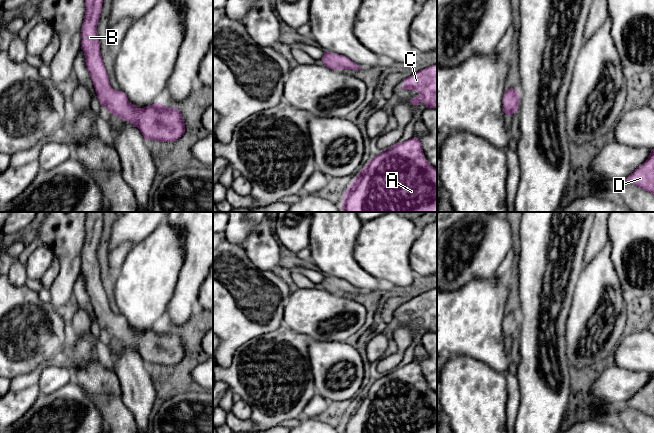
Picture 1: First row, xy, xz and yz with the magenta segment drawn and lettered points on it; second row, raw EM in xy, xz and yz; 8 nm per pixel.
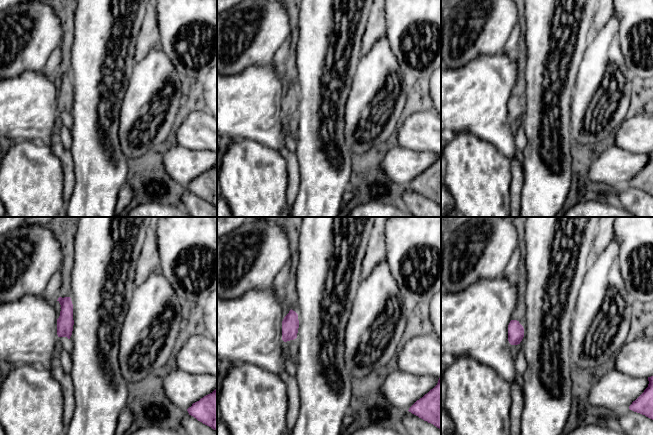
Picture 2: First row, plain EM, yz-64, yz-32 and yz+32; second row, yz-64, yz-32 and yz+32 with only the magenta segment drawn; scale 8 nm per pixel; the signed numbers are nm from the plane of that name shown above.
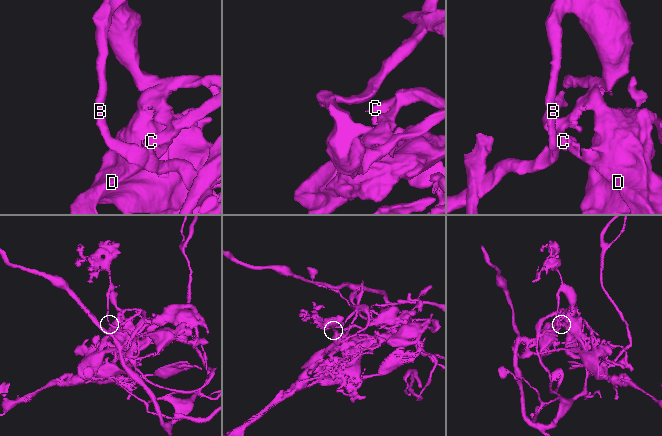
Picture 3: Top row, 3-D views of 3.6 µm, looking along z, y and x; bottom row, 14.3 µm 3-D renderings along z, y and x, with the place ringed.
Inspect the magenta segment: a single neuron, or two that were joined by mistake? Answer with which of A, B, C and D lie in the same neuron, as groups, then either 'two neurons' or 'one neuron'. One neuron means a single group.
A B C D | one neuron

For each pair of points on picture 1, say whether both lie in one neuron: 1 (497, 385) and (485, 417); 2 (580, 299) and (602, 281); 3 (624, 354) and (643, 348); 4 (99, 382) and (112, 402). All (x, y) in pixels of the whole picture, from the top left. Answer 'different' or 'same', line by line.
1: same
2: same
3: same
4: same

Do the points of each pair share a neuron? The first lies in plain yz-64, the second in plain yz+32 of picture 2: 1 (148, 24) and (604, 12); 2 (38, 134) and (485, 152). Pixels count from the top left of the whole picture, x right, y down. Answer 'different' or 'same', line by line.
1: same
2: different

